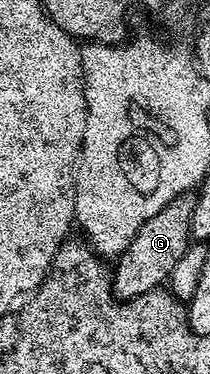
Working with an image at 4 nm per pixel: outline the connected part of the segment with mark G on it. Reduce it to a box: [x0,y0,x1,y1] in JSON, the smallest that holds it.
[112,195,194,301]

